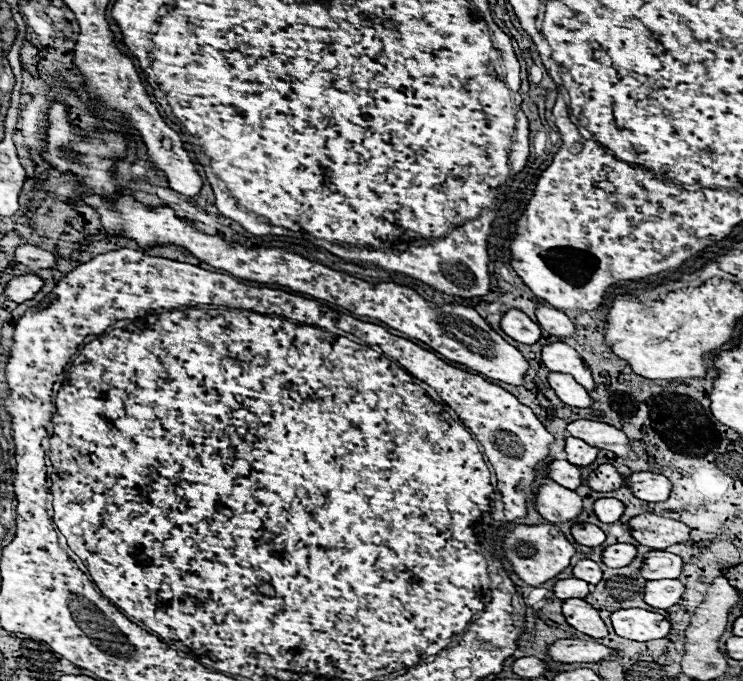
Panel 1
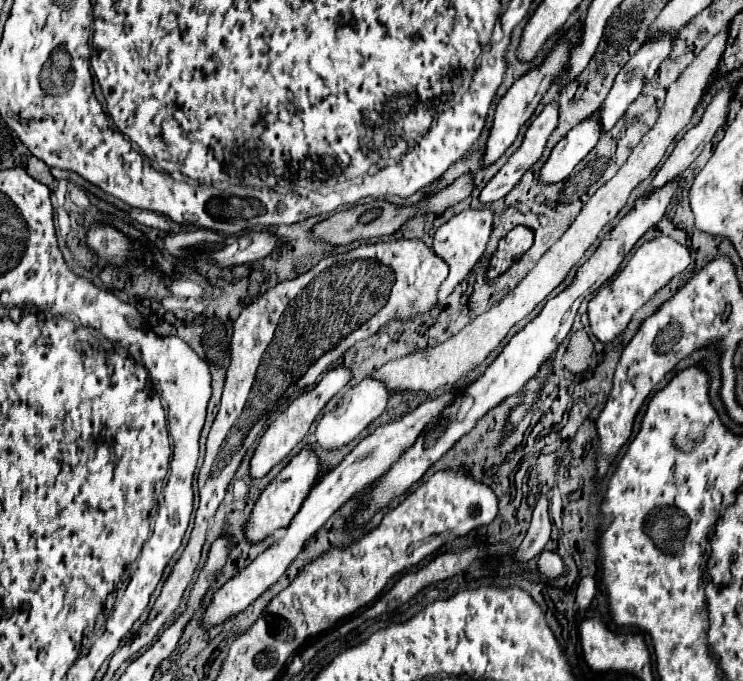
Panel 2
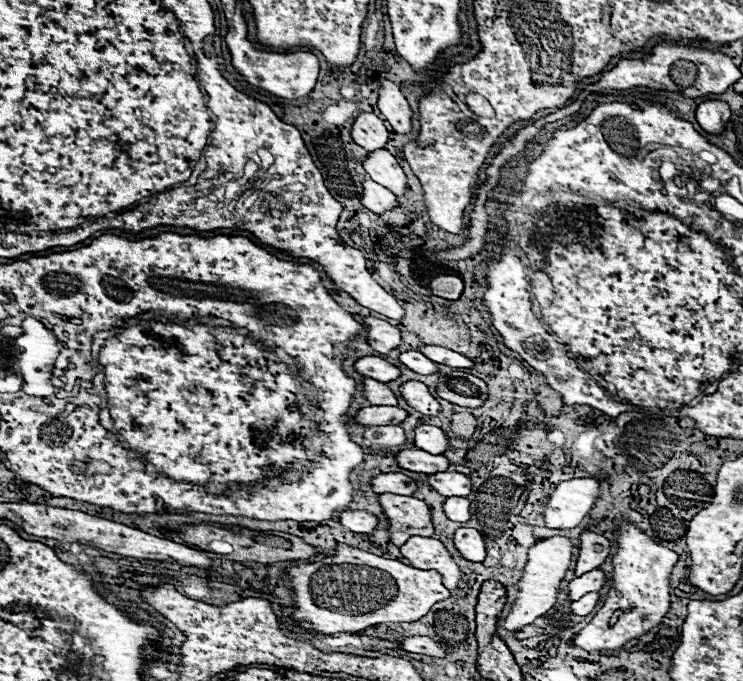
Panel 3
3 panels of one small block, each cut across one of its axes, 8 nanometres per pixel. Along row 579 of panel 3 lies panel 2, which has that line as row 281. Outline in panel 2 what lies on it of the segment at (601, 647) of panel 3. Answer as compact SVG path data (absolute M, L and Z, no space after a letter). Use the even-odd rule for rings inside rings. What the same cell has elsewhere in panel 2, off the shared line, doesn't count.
M662 236L652 242L642 244L634 256L628 260L626 268L604 288L600 288L590 304L588 304L588 320L592 334L602 344L612 344L622 332L626 330L628 322L632 320L634 312L642 308L662 286L666 286L674 276L678 276L682 270L686 270L690 264L690 252L686 246L678 244L676 240Z

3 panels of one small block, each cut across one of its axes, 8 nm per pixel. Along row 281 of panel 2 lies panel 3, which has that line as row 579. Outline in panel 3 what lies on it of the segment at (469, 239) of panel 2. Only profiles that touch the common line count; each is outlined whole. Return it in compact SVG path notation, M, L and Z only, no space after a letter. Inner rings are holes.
M412 536L404 546L400 546L404 558L410 560L414 568L420 570L438 570L444 576L444 586L452 592L462 580L460 566L454 562L446 546L436 538Z

